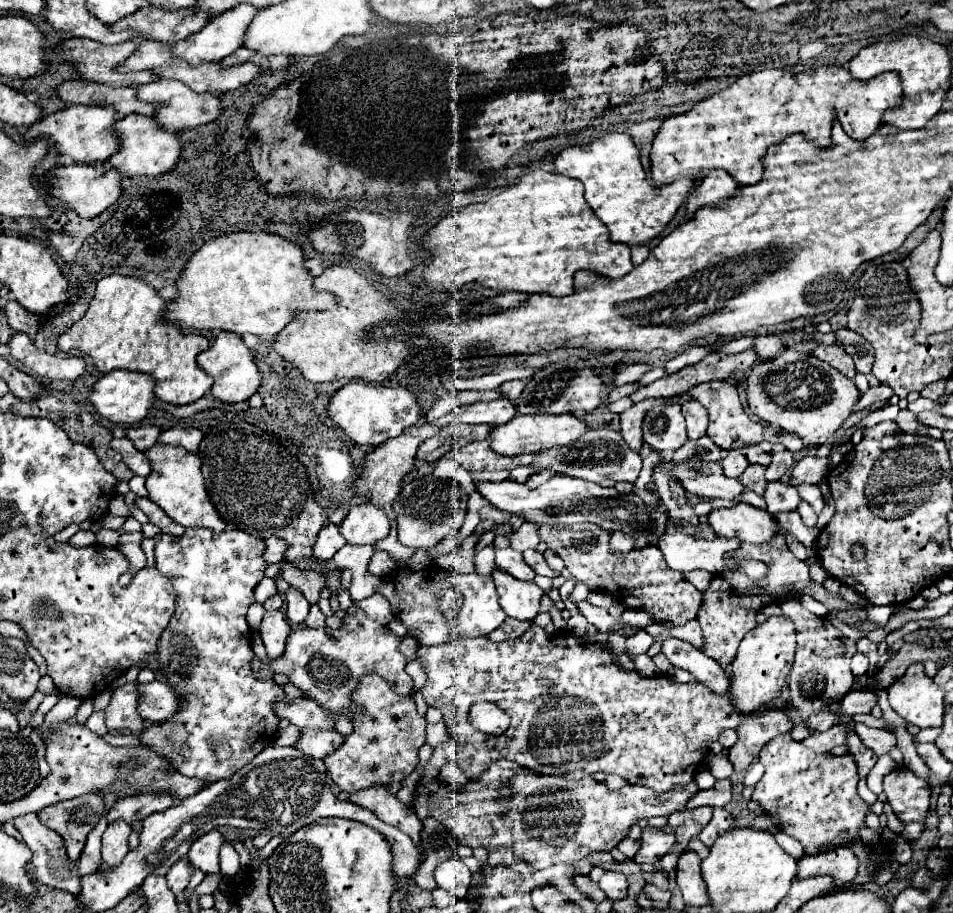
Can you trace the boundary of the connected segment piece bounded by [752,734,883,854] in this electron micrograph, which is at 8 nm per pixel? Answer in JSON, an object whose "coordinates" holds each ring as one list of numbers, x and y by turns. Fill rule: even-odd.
{"coordinates":[[780,734,770,740,758,760,766,766,764,778,756,784,752,800,756,800,770,816,782,820,782,832,798,838,806,852,818,854,820,846,832,840,842,830,858,834,860,822,864,822,866,812,871,810,877,815,883,812,879,800,868,806,856,792,858,770,852,756,820,756,808,750,802,742,794,742,790,734]]}

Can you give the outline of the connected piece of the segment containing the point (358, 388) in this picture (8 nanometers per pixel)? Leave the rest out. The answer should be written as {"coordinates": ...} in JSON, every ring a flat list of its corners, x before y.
{"coordinates":[[348,382,328,402,328,416,332,422,362,446,380,446,388,438,402,434,404,428,414,426,422,410,418,408,416,396,406,388,386,388,368,382]]}

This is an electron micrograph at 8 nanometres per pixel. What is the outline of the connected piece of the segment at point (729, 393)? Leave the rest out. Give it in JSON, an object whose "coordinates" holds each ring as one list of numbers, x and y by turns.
{"coordinates":[[716,380,716,382,706,382,706,384,698,384,694,386,688,394,692,394,692,398,696,398,702,406,706,406,708,414,710,414,710,426,708,426,708,436,712,438,712,442,724,450,740,450,744,446,750,444,758,444,758,442,772,442,772,444,782,444,788,450,800,450,800,442,798,436,794,434,786,434,780,428,772,428,770,426,762,426,760,422,750,420,750,416,744,412,740,398,738,398,738,386,736,382,726,382,726,380]]}

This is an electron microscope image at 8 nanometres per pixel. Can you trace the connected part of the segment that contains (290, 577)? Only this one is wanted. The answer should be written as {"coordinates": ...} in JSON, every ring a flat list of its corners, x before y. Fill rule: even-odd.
{"coordinates":[[282,562,282,578,288,580,290,586,298,588,310,600,310,604,318,604,320,592,326,586,324,572,302,570,298,566,292,566,290,562]]}

